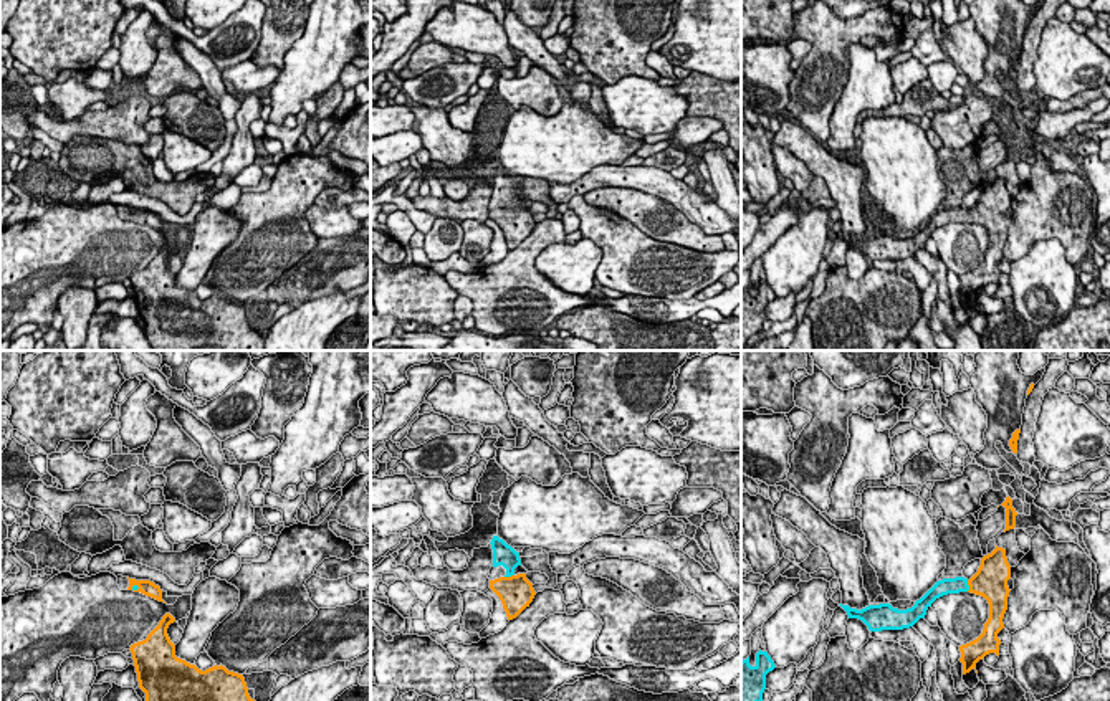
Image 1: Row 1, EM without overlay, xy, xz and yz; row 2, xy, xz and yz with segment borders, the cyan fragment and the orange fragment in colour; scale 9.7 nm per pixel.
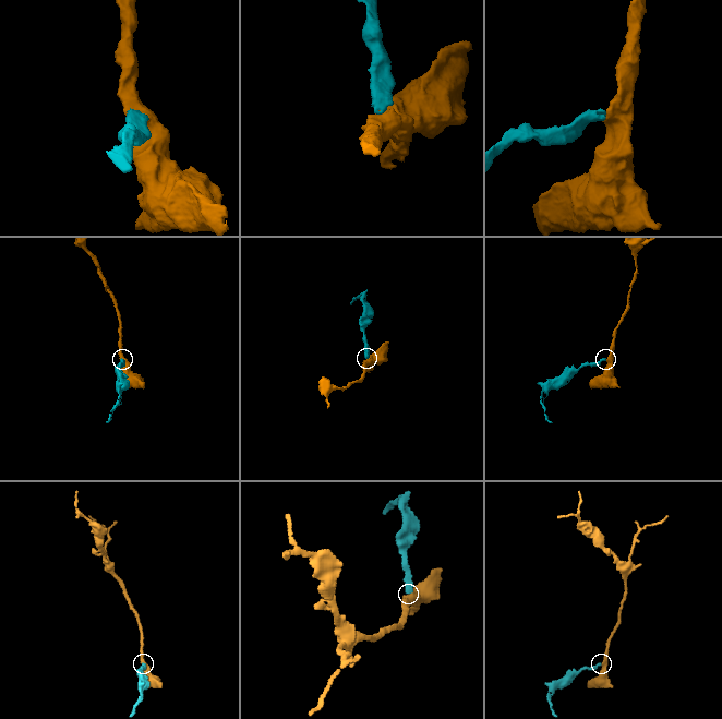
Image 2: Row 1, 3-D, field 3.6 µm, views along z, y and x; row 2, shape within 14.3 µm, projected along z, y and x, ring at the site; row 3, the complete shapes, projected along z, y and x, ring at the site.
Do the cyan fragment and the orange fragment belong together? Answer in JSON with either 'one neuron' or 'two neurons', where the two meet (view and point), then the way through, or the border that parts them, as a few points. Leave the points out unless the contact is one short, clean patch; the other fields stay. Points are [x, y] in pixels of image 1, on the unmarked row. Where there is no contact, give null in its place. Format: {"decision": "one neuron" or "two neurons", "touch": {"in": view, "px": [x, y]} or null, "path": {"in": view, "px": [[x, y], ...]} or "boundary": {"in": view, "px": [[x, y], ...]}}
{"decision": "one neuron", "touch": {"in": "yz", "px": [968, 215]}, "path": {"in": "yz", "px": [[958, 214], [968, 215], [991, 209]]}}

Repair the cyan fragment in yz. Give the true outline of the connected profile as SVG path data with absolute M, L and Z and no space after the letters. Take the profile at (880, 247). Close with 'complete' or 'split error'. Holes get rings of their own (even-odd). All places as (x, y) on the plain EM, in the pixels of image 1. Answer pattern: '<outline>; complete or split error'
M998 177L981 188L978 202L968 210L964 207L938 210L911 238L898 240L890 233L868 235L862 240L840 236L849 248L862 250L870 261L903 260L913 256L920 248L925 248L931 233L948 223L971 222L981 225L989 233L989 248L984 253L983 263L959 276L963 304L976 299L976 293L989 283L999 286L1001 269L998 263L1004 258L1002 248L1007 240L1011 195L1006 187L1006 179Z; split error

